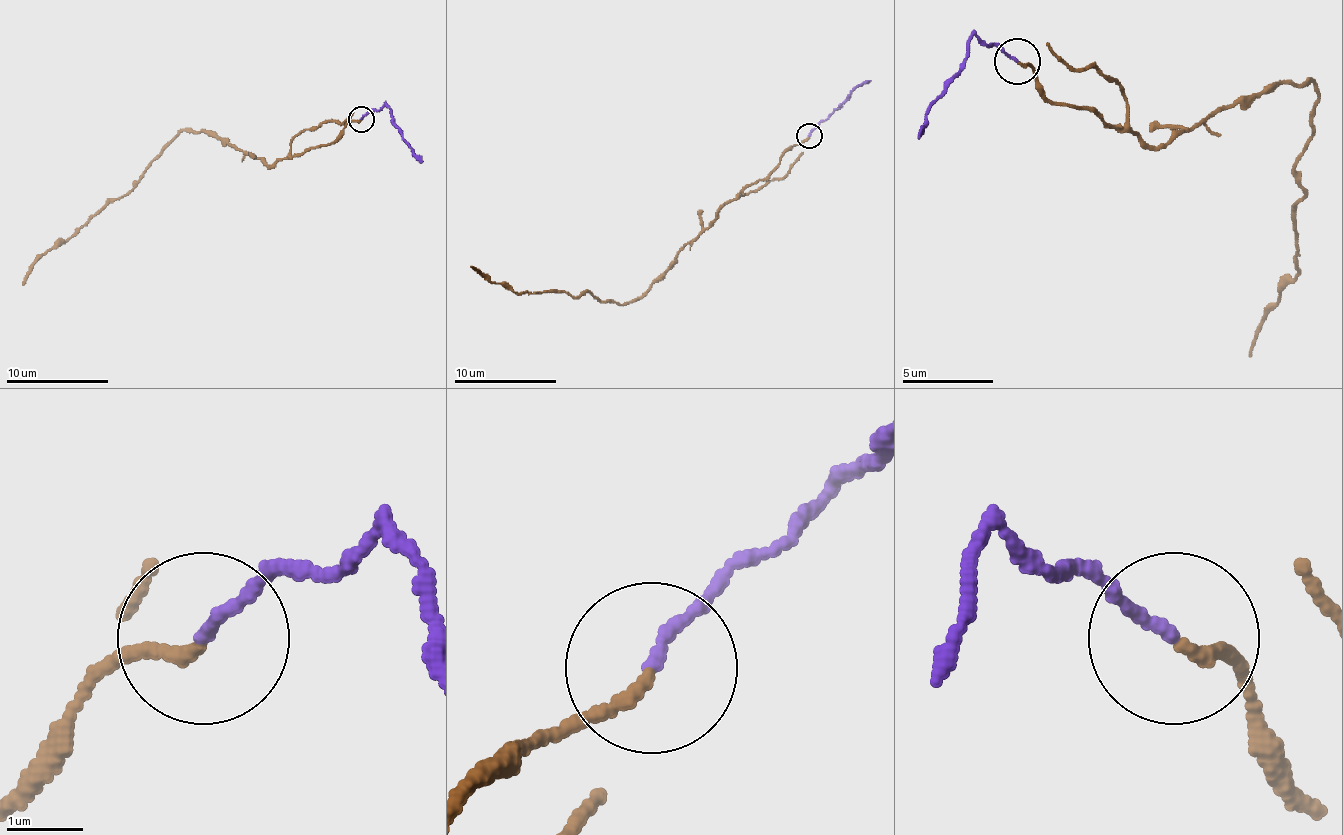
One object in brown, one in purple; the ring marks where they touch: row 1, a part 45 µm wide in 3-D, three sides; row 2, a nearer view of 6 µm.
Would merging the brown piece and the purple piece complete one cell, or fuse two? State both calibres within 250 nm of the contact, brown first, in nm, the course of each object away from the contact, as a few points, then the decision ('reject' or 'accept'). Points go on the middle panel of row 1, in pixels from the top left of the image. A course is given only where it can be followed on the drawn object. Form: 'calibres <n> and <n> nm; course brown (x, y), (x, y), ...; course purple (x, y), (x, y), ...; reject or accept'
calibres 170 and 160 nm; course brown (810, 136), (769, 175), (746, 185), (628, 303), (587, 293), (515, 293), (471, 267); course purple (810, 136), (858, 85), (871, 80); reject

